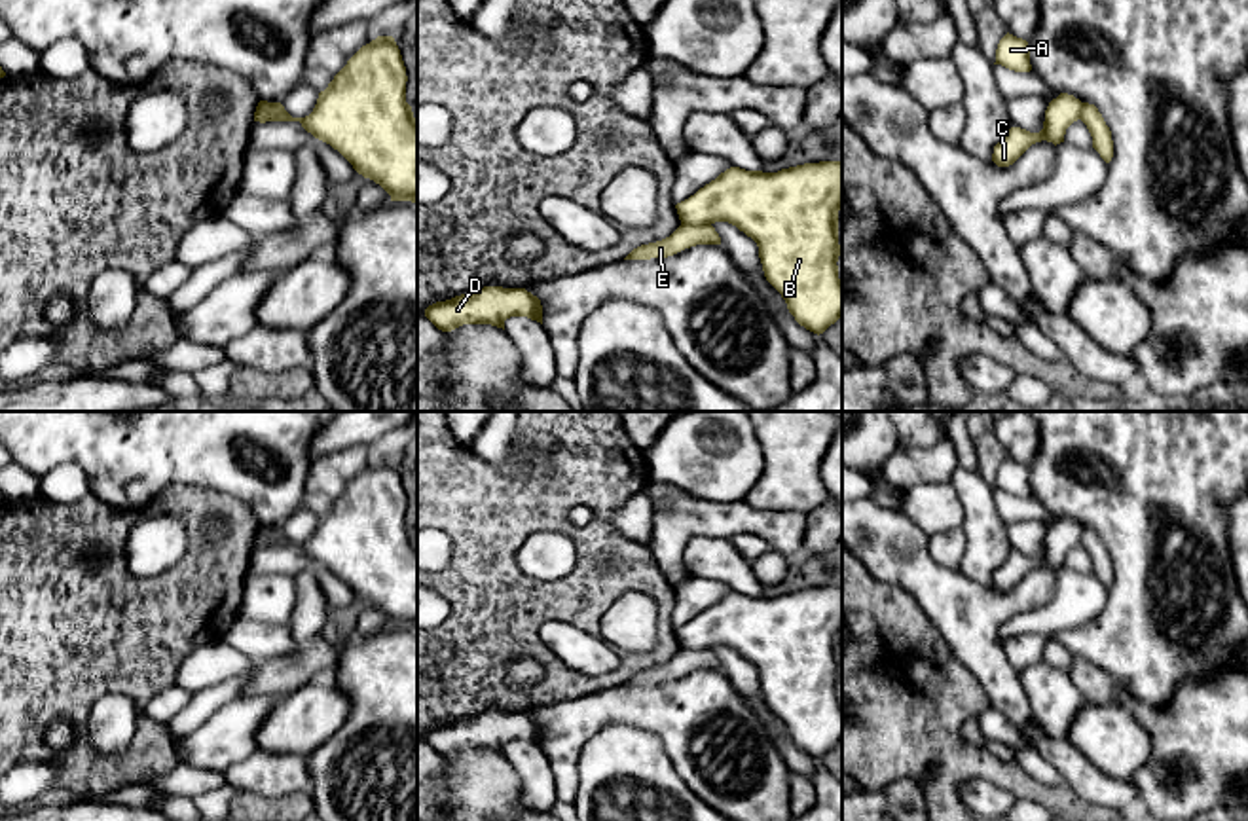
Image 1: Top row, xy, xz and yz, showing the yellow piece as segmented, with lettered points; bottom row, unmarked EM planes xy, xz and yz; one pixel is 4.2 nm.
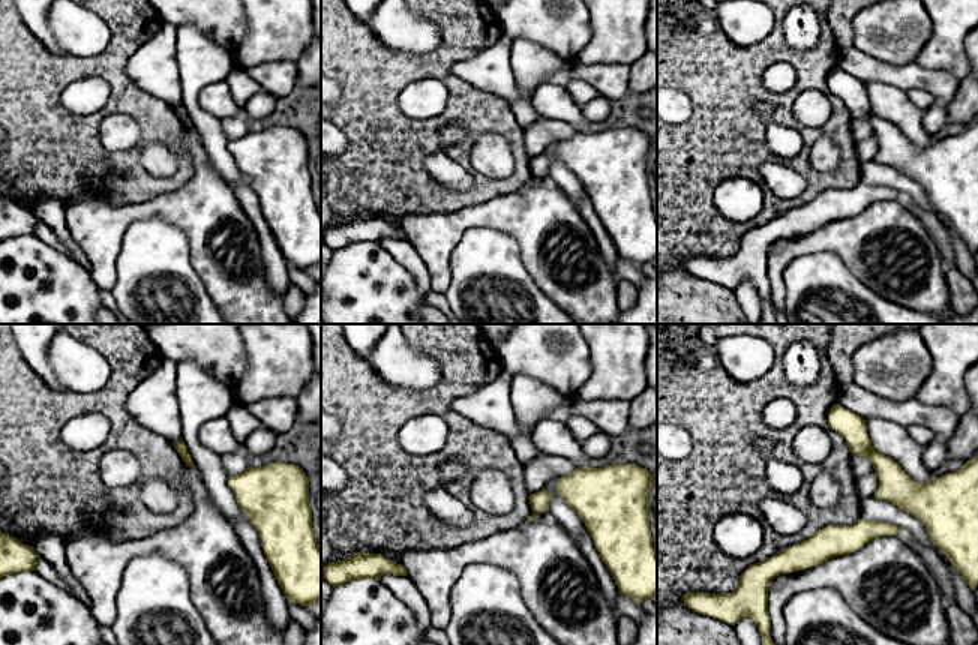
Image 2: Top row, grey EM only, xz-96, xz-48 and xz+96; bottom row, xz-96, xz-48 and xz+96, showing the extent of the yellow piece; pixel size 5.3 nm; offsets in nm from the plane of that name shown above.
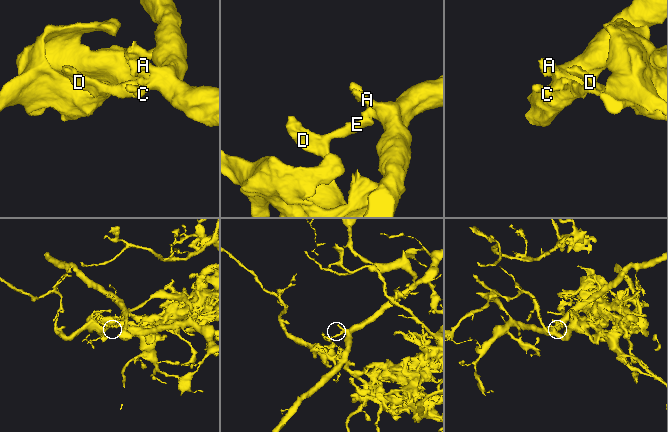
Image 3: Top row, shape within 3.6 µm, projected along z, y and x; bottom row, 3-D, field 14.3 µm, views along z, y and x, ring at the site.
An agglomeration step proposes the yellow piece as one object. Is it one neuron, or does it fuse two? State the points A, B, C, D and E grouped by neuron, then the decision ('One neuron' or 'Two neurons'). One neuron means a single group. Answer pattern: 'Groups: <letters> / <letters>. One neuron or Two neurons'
Groups: A B C / D E. Two neurons

